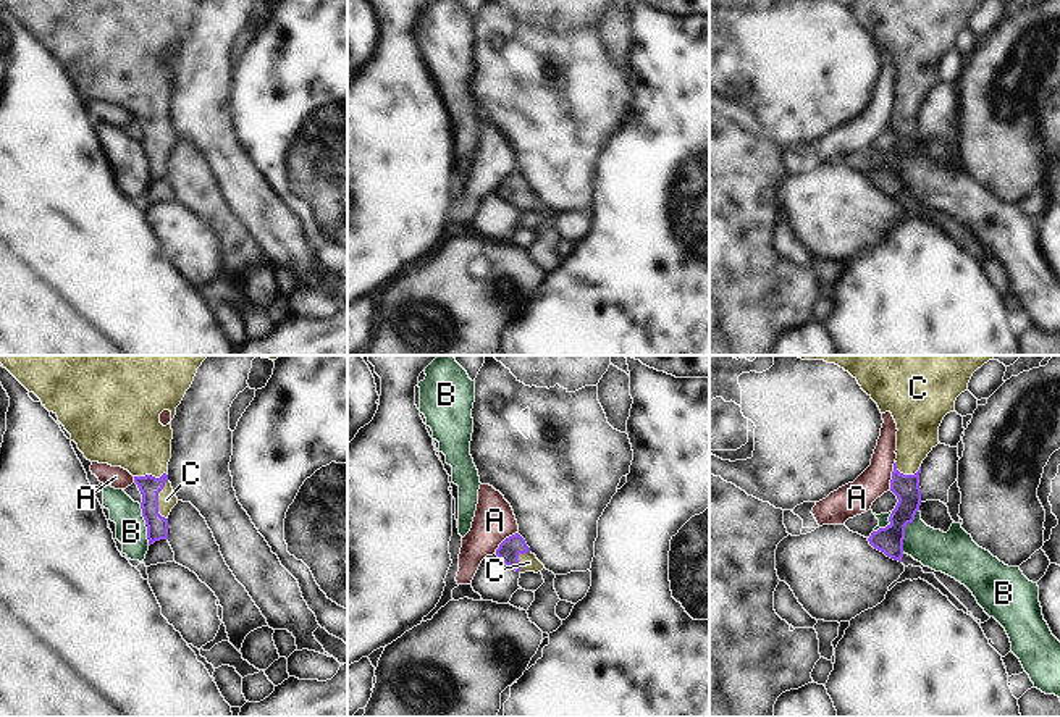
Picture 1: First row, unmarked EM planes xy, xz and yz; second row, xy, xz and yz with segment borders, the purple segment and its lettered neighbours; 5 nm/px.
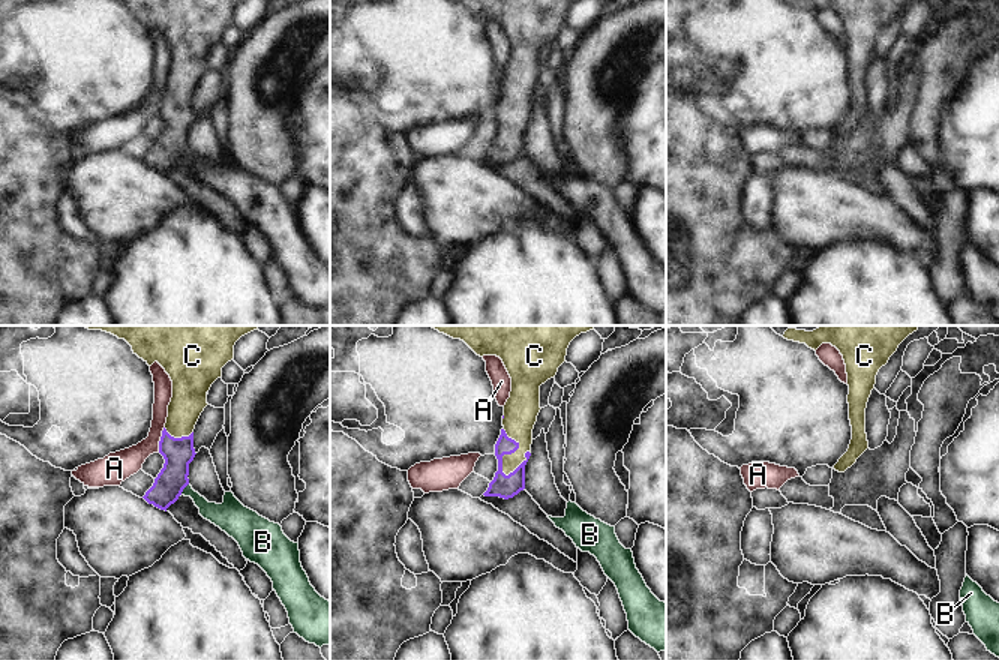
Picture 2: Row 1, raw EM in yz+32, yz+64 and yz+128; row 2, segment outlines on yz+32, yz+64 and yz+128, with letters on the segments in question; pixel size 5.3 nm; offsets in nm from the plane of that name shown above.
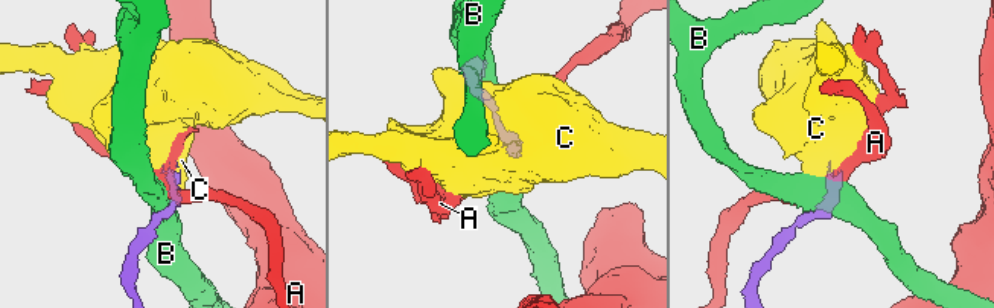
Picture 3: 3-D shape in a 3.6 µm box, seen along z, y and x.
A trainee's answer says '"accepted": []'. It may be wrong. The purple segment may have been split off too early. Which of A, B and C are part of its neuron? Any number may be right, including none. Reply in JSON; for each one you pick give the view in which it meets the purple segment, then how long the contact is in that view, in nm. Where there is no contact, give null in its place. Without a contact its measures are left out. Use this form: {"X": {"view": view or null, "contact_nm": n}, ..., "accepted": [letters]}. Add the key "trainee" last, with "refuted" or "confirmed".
{"C": {"view": "xy", "contact_nm": 200}, "accepted": ["C"], "trainee": "refuted"}

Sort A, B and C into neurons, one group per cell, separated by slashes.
A / B / C

